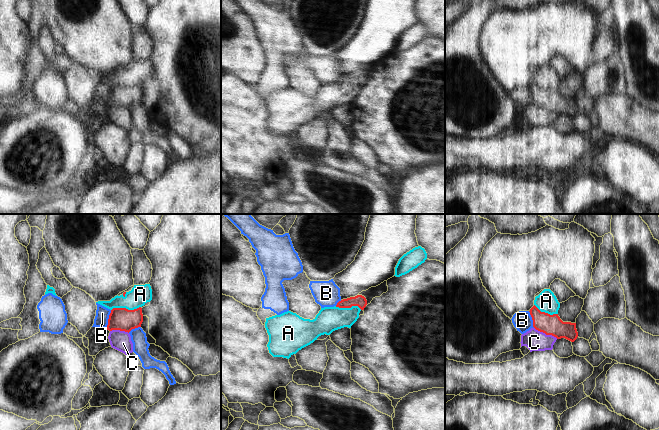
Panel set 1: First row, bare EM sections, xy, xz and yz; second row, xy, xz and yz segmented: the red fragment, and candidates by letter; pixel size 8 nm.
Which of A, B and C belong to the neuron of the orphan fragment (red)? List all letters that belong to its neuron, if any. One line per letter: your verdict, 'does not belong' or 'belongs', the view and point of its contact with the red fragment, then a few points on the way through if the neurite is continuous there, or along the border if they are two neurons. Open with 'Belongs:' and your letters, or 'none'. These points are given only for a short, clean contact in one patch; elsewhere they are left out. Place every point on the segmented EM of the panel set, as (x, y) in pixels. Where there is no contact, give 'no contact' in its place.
Belongs: A
A: belongs; meets red in xy at (125, 308); runs through xy (122, 319), (125, 315), (125, 308), (140, 294)
B: does not belong; meets red in xy at (108, 319); border along xy (111, 310), (108, 316), (108, 324), (105, 327)
C: does not belong; meets red in yz at (546, 334); border along yz (534, 327), (557, 338)

